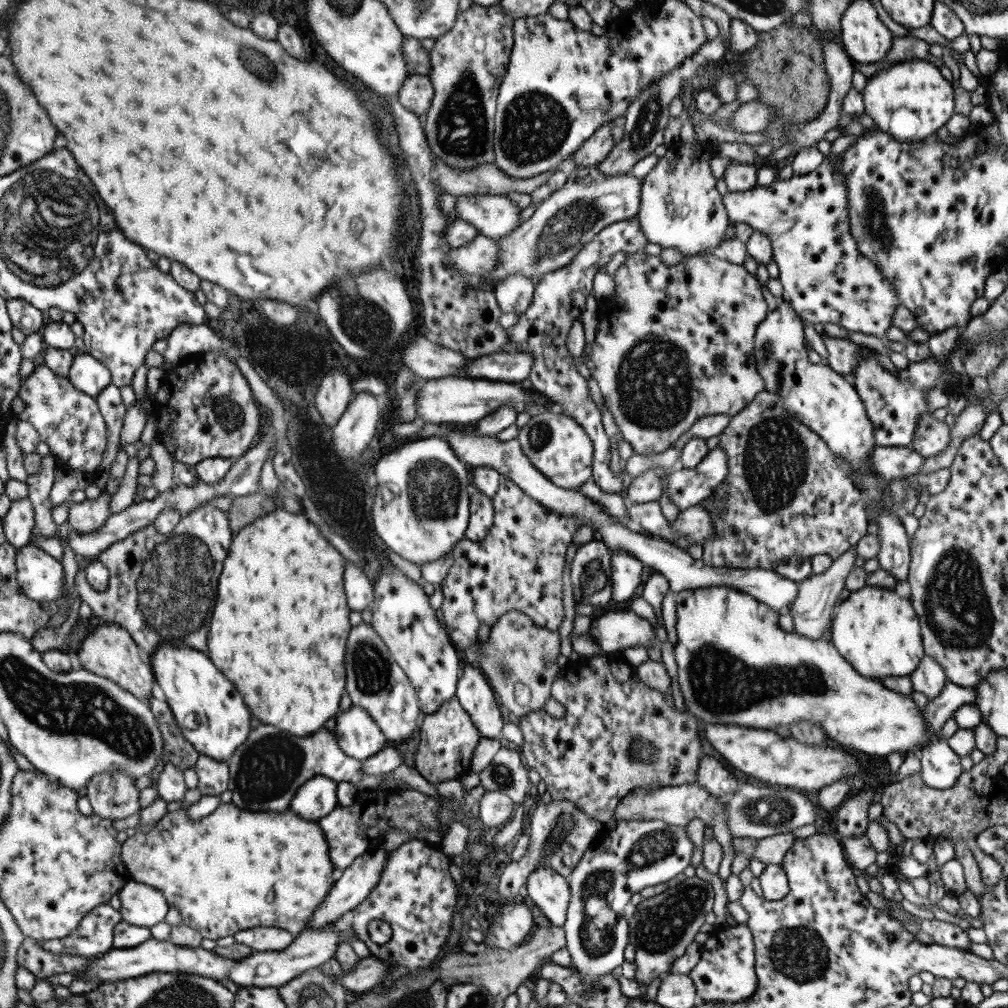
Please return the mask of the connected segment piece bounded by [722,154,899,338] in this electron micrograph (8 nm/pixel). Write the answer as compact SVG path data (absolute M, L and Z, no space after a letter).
M840 154L832 156L824 155L824 157L821 164L807 174L801 176L792 175L788 180L778 179L771 182L767 187L754 187L753 189L747 189L743 192L726 193L722 196L726 216L731 224L743 222L743 224L748 224L753 231L762 232L768 236L772 260L778 268L776 279L781 283L783 299L791 305L791 308L797 313L799 319L805 320L805 323L810 323L811 325L831 323L839 325L848 332L859 332L864 335L884 338L885 331L891 327L891 314L893 314L895 306L899 305L898 300L896 299L894 290L890 286L890 282L882 278L878 268L870 262L870 260L867 260L864 256L859 256L855 242L853 242L853 238L849 236L847 189L845 189L845 179L843 179L842 174L838 172L838 168L840 167Z

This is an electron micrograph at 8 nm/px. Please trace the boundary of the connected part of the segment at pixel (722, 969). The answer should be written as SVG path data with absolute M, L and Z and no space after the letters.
M728 925L717 927L712 935L715 938L715 948L701 949L699 960L688 972L688 977L694 984L698 1001L705 1003L739 1003L745 1000L756 987L754 973L754 952L752 934L746 925Z

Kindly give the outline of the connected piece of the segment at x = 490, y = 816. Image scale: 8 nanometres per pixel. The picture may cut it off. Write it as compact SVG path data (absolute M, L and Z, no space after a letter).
M484 791L478 803L478 818L486 828L505 825L515 813L516 805L501 791Z

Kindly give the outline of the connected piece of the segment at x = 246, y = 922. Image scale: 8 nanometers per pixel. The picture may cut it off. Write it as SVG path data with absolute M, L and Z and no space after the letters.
M219 803L211 814L195 821L190 821L187 818L186 810L187 805L181 804L179 810L165 812L165 815L155 822L149 831L136 832L135 835L127 837L122 842L120 859L127 869L131 880L160 890L168 906L174 906L179 910L182 920L181 923L199 932L201 938L217 940L218 938L231 936L238 930L247 930L248 928L258 926L280 928L290 932L292 935L297 935L298 932L302 932L308 920L312 918L316 906L325 898L331 885L336 881L336 872L328 855L328 844L317 822L303 820L290 811L284 813L275 813L272 811L250 812L240 810L231 803Z

